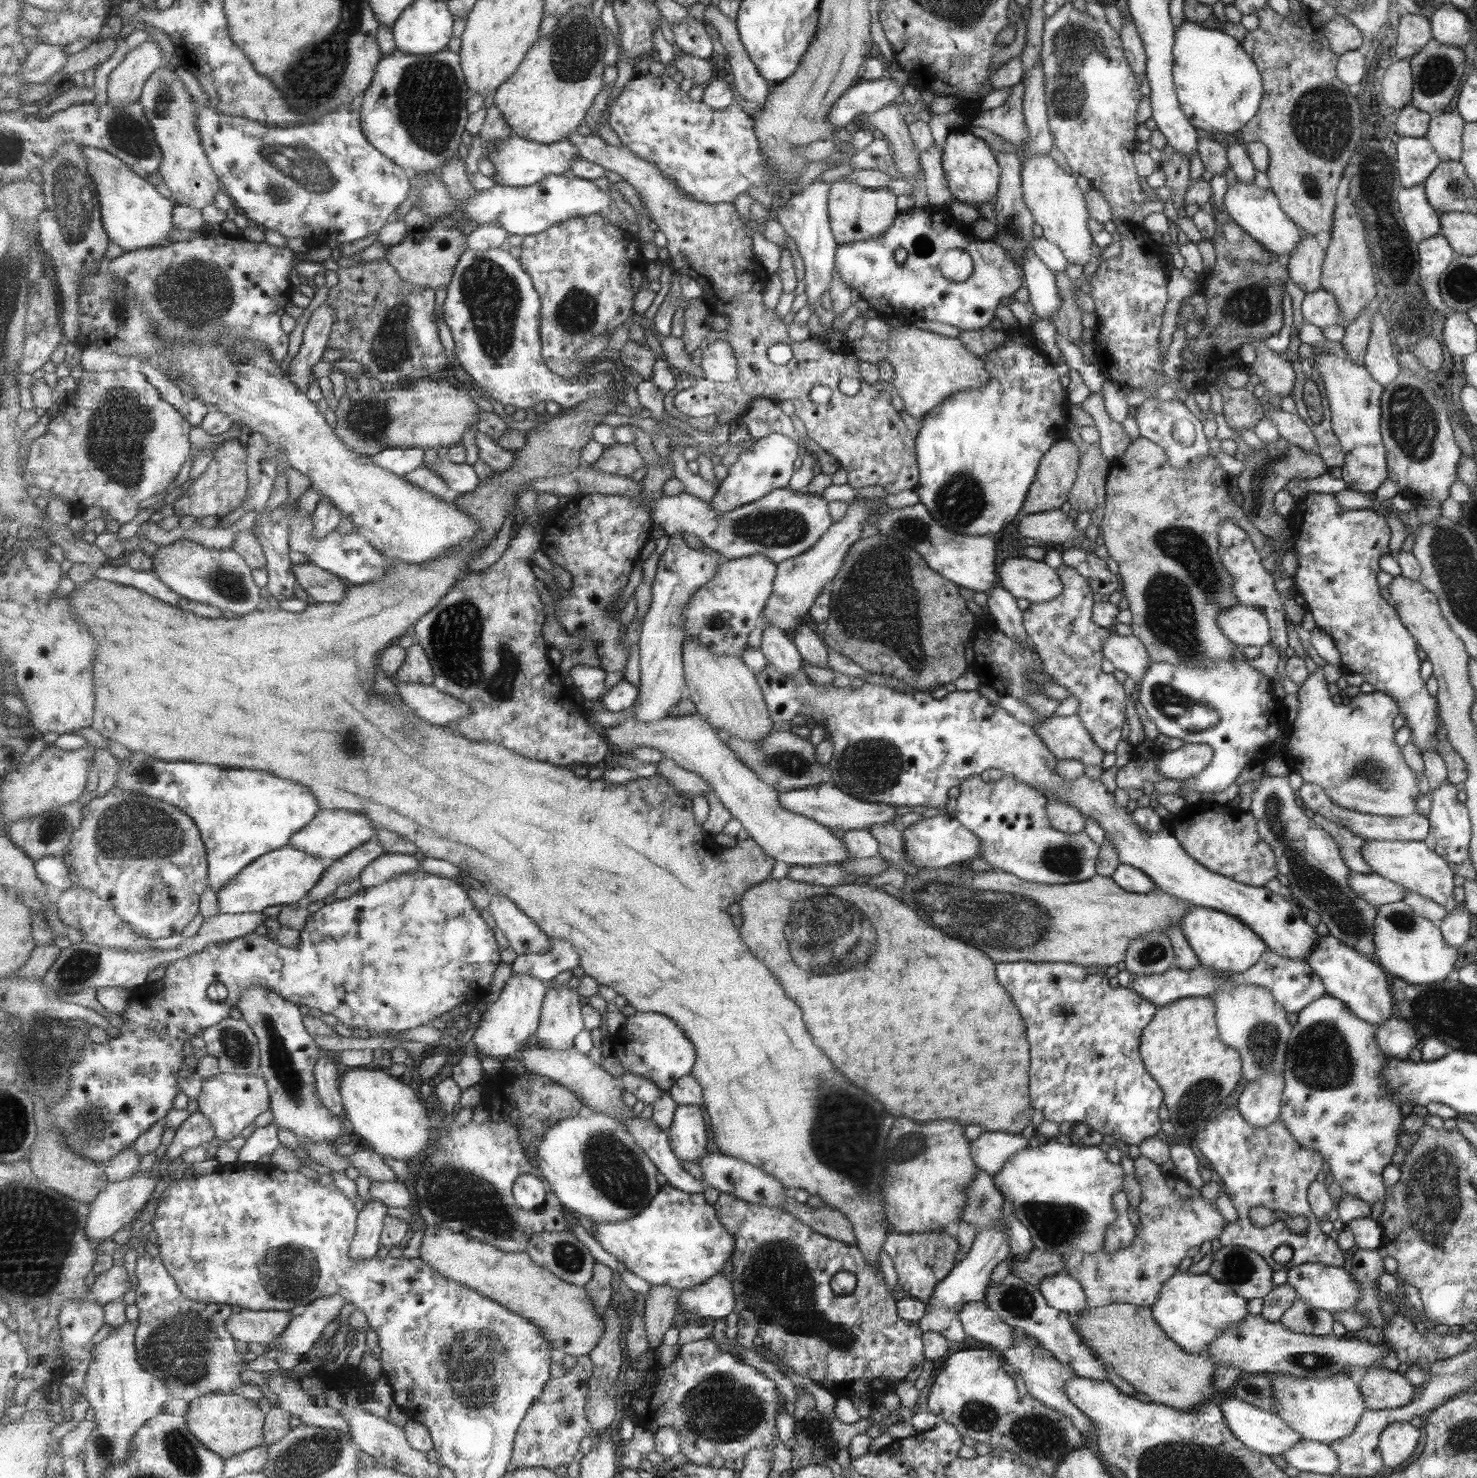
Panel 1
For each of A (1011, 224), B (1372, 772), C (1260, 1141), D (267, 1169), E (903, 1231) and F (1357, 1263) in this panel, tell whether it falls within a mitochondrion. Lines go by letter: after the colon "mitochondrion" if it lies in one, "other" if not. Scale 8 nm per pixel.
A: mitochondrion
B: mitochondrion
C: other
D: other
E: other
F: other

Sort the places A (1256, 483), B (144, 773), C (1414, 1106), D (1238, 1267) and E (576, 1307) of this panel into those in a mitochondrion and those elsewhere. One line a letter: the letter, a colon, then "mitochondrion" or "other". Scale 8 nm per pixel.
A: mitochondrion
B: mitochondrion
C: other
D: mitochondrion
E: other

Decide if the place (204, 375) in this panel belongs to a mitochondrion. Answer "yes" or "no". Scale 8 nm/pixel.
no

